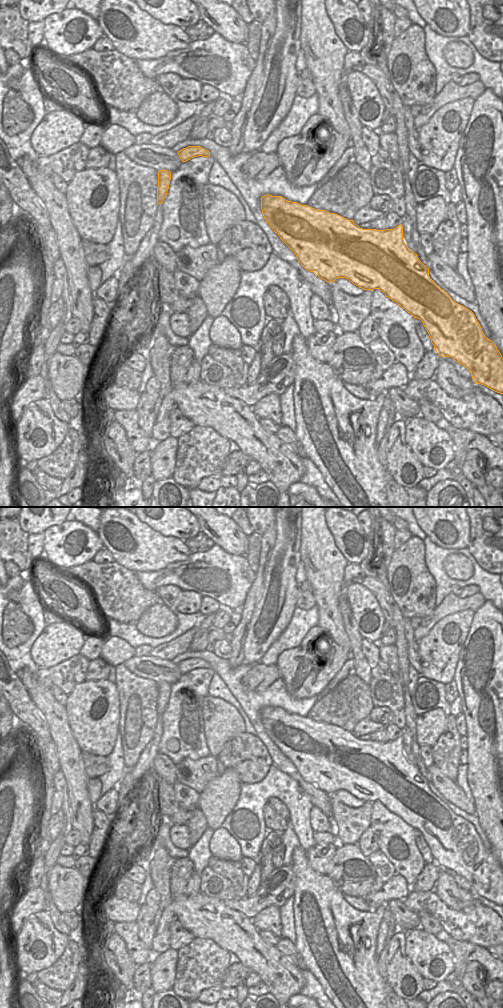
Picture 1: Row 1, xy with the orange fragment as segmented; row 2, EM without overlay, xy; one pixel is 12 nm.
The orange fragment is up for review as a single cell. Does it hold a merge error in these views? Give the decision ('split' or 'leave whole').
leave whole

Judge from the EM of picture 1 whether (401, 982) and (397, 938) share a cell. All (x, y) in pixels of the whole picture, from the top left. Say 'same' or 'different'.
same

